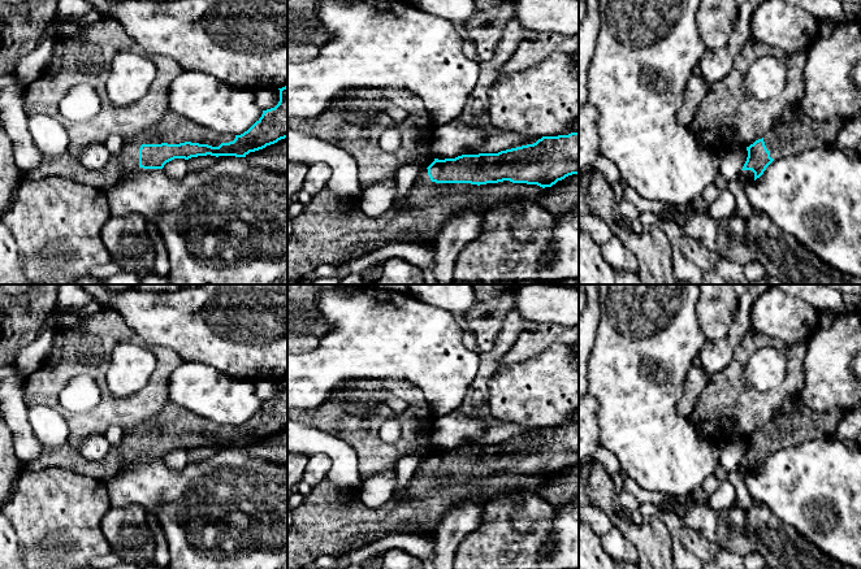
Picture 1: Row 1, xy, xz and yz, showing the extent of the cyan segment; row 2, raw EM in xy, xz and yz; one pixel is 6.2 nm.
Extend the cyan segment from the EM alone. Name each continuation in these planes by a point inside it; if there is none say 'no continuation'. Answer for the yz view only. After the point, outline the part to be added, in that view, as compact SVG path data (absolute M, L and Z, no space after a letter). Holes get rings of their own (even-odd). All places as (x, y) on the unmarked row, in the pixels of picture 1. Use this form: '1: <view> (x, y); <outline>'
1: yz (795, 424); M796 394L783 400L779 412L765 425L763 433L774 451L796 447L818 438L834 436L844 414L840 408L814 412Z

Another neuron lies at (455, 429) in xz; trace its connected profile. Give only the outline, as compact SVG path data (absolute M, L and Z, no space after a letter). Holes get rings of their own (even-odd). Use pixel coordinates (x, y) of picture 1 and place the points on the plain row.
M459 408L433 420L430 443L433 449L455 449L462 446L485 444L486 424L476 414L466 414Z

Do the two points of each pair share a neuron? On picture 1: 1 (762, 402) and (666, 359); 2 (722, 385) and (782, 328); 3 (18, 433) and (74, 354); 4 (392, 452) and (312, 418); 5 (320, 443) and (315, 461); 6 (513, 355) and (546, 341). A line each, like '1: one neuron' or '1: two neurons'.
1: two neurons
2: two neurons
3: two neurons
4: one neuron
5: two neurons
6: one neuron

